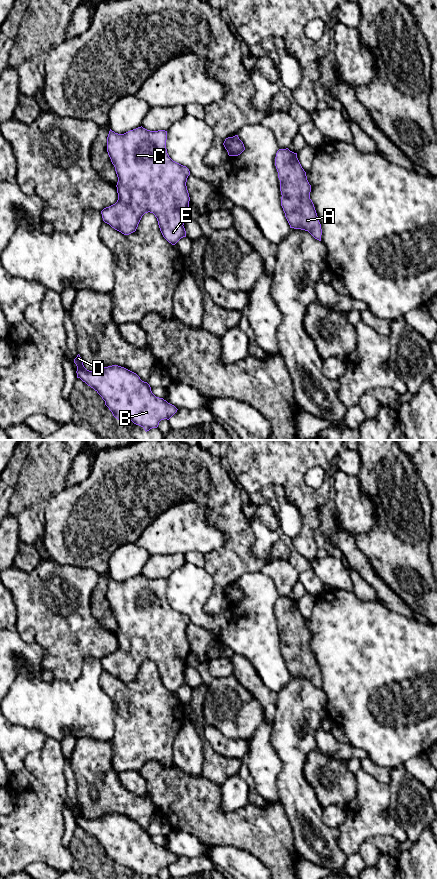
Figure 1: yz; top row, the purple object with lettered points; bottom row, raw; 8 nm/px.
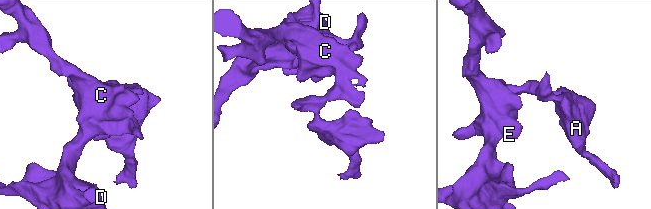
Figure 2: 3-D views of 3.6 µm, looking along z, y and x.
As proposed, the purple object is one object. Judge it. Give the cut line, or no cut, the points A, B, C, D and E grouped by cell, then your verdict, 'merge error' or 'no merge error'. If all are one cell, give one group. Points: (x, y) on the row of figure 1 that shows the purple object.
yz (232, 137), (226, 149) | A / B C D E | merge error

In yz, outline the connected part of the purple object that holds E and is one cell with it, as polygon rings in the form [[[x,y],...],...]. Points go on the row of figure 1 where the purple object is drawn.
[[[138,127],[124,134],[110,129],[107,137],[107,152],[118,177],[118,200],[101,211],[103,221],[124,235],[136,231],[145,213],[153,213],[163,237],[172,245],[186,237],[184,222],[189,207],[186,182],[190,171],[173,161],[166,149],[167,131],[150,131]]]

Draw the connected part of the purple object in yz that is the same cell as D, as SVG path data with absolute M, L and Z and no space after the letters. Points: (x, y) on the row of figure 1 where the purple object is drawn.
M79 354L74 363L77 378L102 397L118 420L130 420L147 432L157 428L161 420L169 420L178 410L163 398L156 397L147 382L124 367L112 365L99 371L89 371Z

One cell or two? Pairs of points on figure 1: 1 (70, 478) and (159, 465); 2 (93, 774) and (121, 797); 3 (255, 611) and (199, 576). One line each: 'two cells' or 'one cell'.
1: two cells
2: one cell
3: one cell

